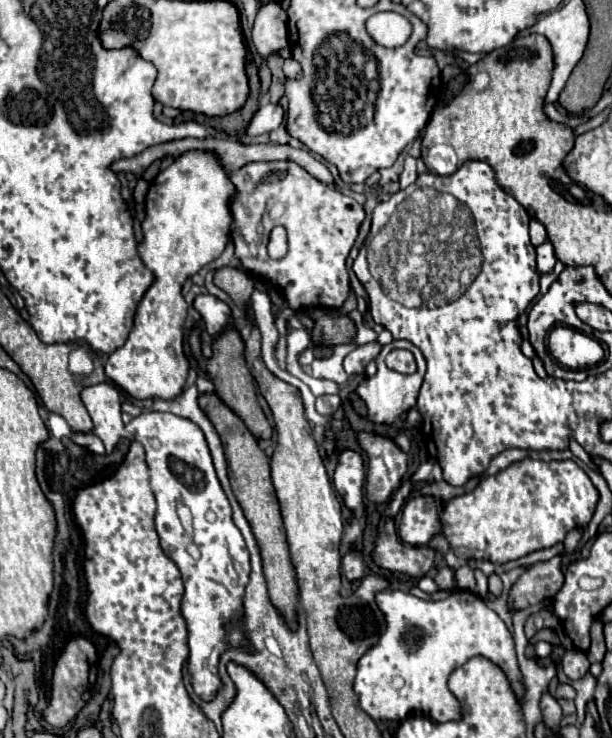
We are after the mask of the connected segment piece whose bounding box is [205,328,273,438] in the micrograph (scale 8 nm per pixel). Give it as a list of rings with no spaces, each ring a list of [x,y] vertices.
[[[227,328],[215,342],[213,342],[213,356],[205,362],[205,370],[211,374],[209,378],[215,384],[215,394],[247,424],[255,438],[271,438],[271,424],[267,422],[255,394],[253,376],[245,364],[245,342],[241,340],[235,328]]]

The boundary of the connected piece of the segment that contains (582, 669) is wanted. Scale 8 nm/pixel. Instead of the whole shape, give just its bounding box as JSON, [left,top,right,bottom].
[561,650,589,680]

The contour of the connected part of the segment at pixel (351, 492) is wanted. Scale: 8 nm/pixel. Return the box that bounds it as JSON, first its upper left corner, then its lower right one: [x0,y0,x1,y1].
[333,448,365,518]

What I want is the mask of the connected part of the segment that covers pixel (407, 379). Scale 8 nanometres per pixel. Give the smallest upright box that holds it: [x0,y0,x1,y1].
[357,340,425,424]

